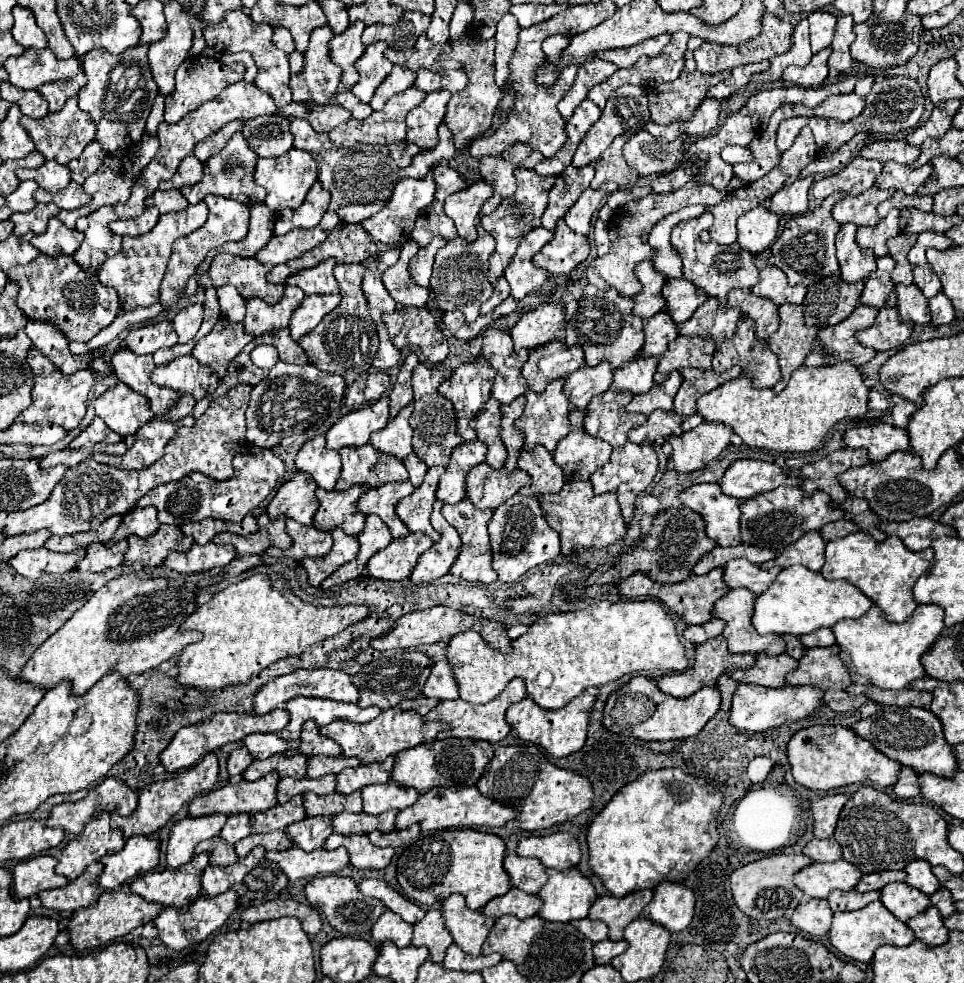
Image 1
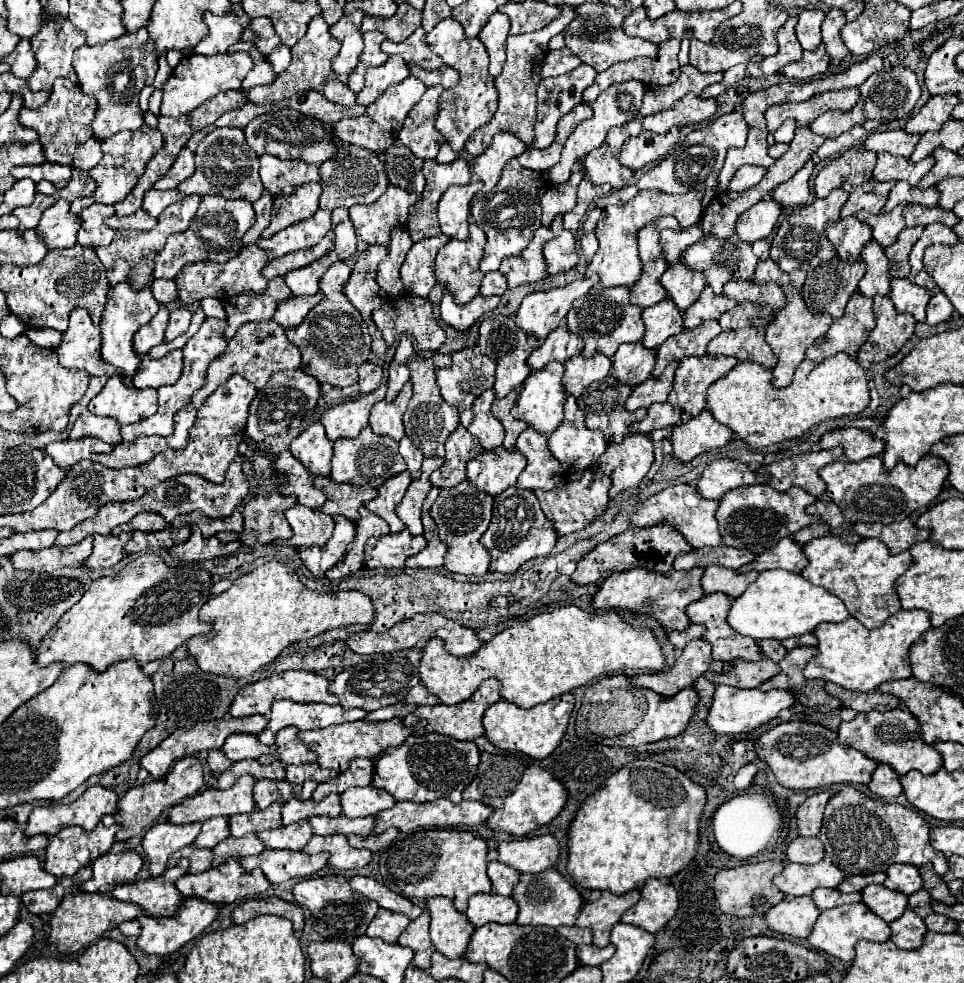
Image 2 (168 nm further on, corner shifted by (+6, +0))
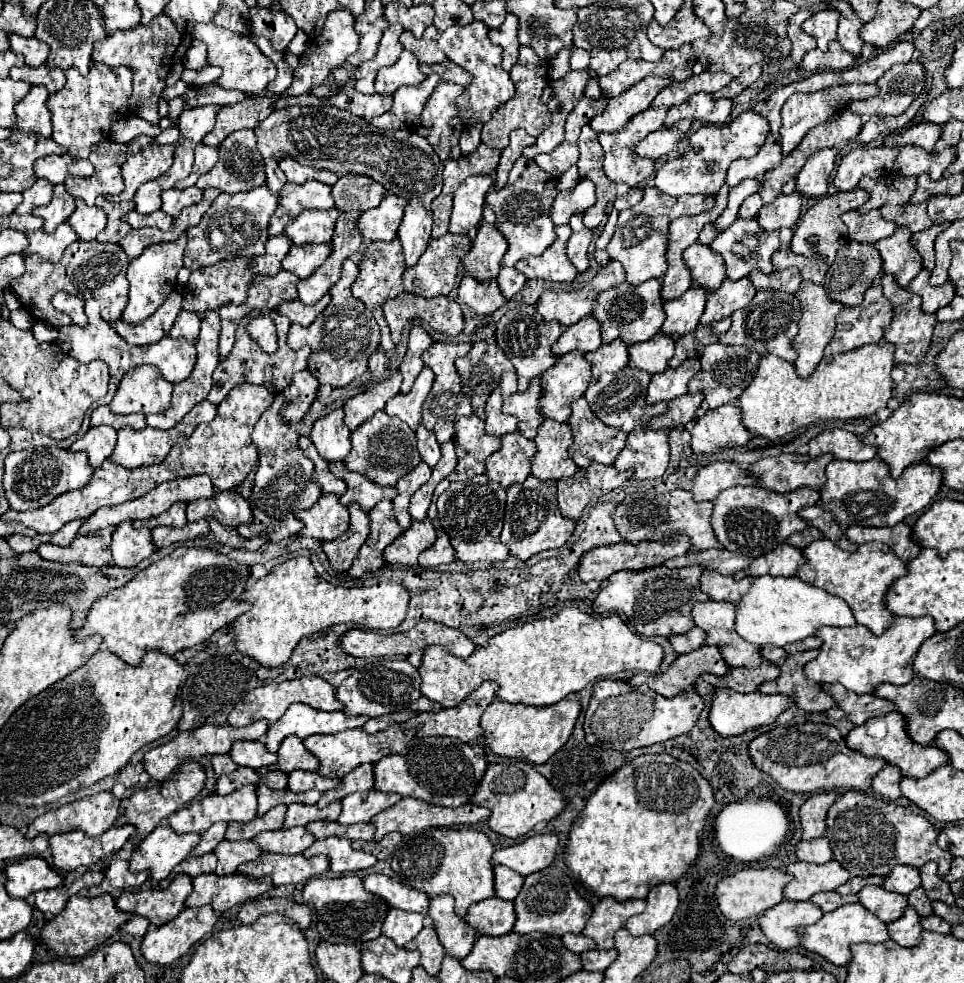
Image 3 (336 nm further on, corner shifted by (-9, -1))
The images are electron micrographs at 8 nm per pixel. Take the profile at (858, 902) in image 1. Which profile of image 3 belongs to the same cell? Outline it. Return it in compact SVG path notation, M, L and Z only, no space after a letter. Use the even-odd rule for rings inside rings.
M823 891L823 893L817 893L815 897L811 897L811 901L827 913L827 911L835 911L837 907L841 907L845 903L857 903L859 897L857 895L845 895L843 897L837 891Z

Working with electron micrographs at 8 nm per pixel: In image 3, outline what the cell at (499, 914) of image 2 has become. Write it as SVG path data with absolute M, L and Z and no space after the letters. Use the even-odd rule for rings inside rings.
M491 897L471 905L465 915L465 921L473 925L479 935L505 935L513 931L517 913L513 901L503 901L499 897Z

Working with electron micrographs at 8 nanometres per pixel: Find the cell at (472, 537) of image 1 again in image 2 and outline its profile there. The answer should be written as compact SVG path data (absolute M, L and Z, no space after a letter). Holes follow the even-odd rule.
M462 480L452 488L440 490L440 496L430 508L430 516L436 522L440 540L448 546L444 556L444 566L450 572L462 574L468 578L486 576L490 568L490 556L488 556L488 550L480 544L480 538L490 524L492 504L494 504L494 498L488 496L486 492L480 492L470 480Z

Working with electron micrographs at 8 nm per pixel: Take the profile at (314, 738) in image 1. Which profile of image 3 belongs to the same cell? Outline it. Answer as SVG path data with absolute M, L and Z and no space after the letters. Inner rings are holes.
M295 735L287 737L281 745L281 749L277 751L279 753L279 759L277 759L277 767L285 773L291 773L295 769L305 769L305 771L315 771L319 761L307 753L303 741Z

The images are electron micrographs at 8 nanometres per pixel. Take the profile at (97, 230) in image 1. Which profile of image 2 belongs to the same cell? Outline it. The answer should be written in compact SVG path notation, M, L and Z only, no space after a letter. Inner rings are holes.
M92 204L88 208L84 208L80 212L80 220L82 220L82 228L78 232L78 242L82 246L108 246L116 234L116 230L112 230L110 226L104 224L104 218L112 216L114 208L106 206L106 204Z

